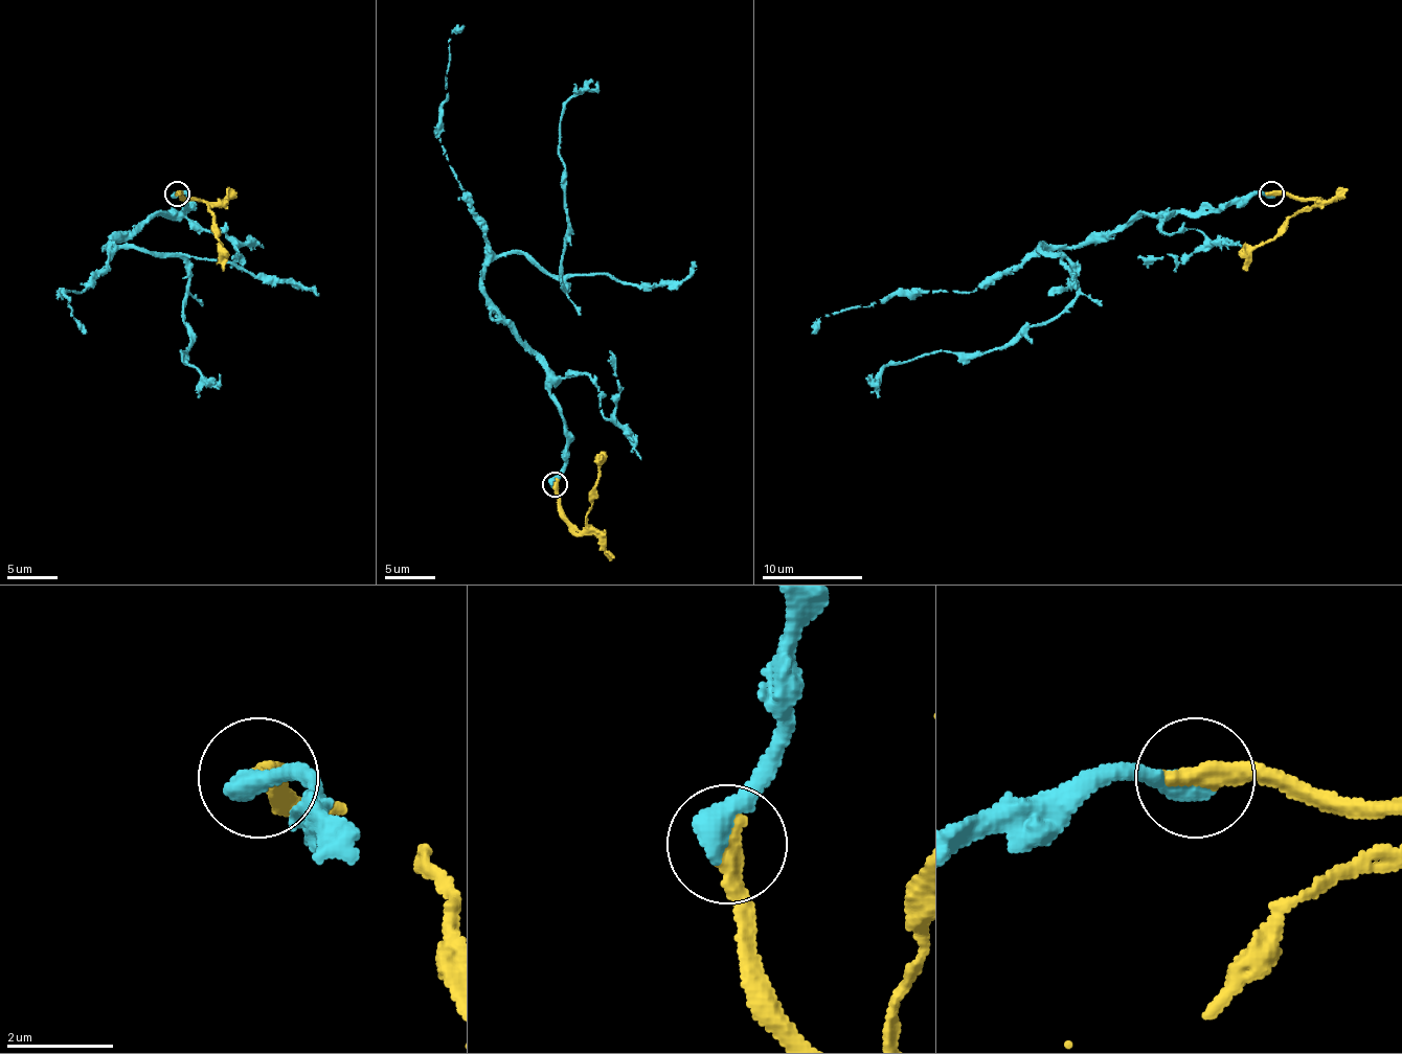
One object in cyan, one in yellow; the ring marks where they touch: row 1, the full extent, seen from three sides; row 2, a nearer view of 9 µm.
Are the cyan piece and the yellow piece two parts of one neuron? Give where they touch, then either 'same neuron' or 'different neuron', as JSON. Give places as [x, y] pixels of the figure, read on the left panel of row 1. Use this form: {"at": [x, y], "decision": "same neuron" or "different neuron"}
{"at": [177, 193], "decision": "same neuron"}

